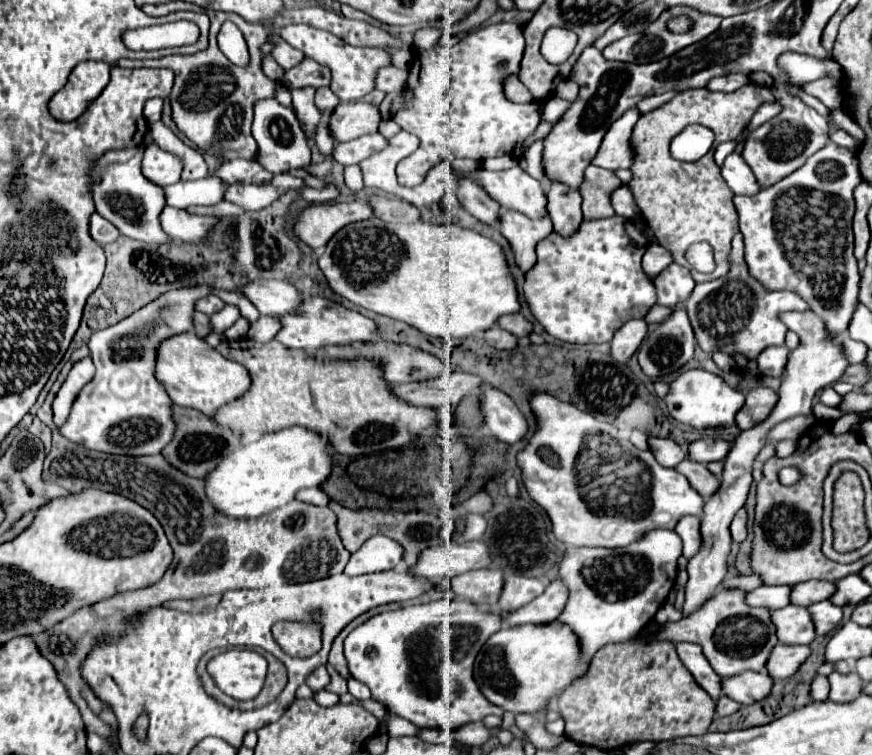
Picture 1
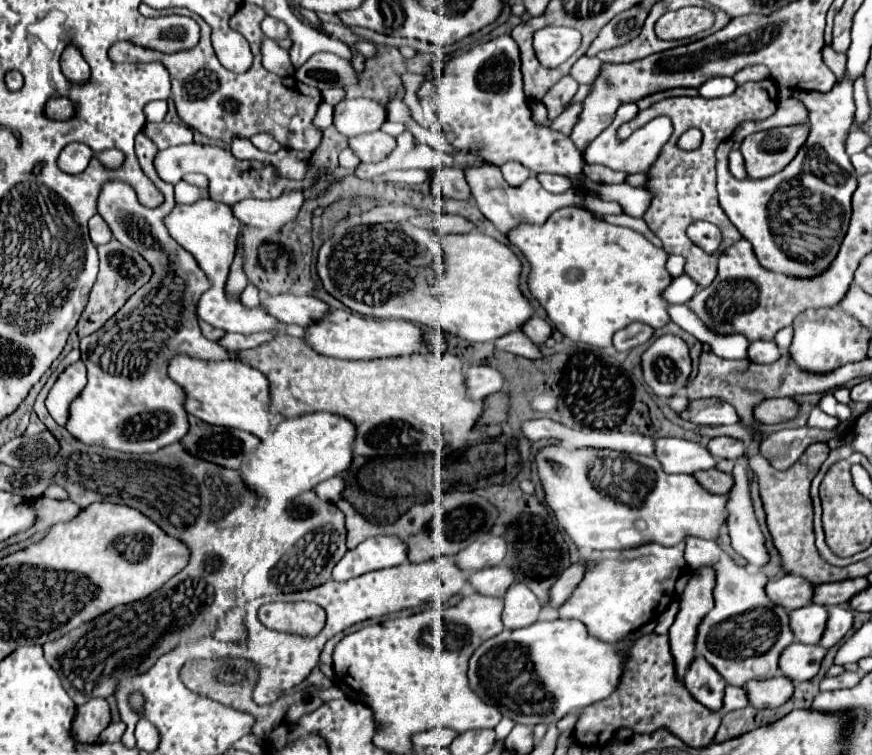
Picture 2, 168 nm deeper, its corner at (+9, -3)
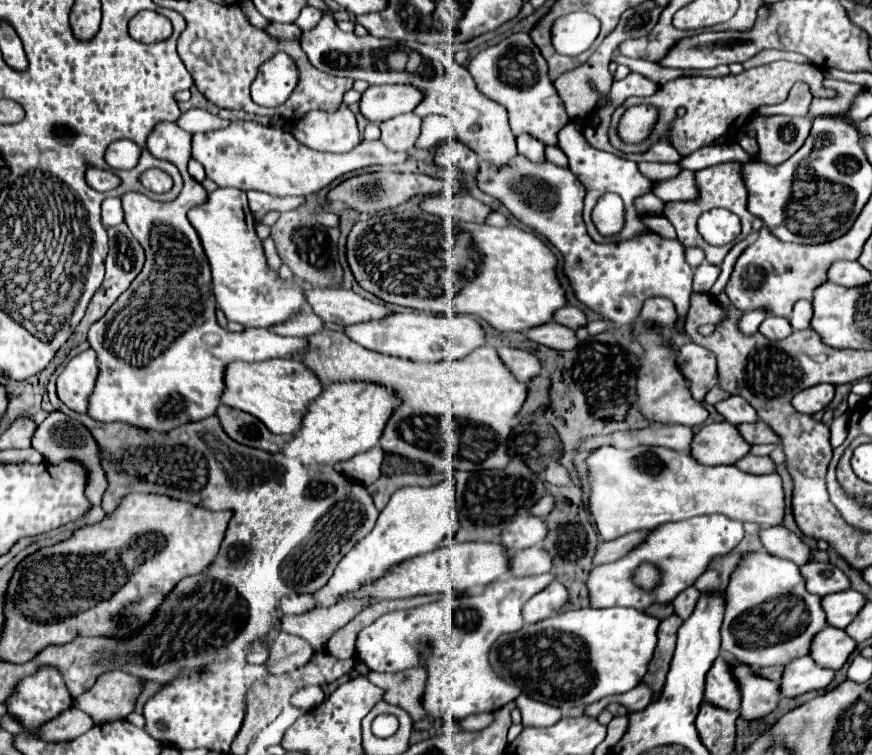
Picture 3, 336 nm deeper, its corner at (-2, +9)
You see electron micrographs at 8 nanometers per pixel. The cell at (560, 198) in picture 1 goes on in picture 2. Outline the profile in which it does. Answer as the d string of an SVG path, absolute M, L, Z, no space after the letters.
M538 174L536 178L542 184L542 188L552 192L552 194L562 194L562 192L566 192L570 188L570 182L566 178L562 178L562 176L556 176L556 174Z

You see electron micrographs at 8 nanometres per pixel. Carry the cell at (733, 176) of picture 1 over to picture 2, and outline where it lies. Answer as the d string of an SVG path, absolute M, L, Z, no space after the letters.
M732 150L732 152L730 152L730 164L728 164L728 168L730 168L730 172L732 172L732 176L734 176L734 178L744 180L744 178L748 176L748 174L746 174L746 170L744 170L742 154L740 154L738 150Z

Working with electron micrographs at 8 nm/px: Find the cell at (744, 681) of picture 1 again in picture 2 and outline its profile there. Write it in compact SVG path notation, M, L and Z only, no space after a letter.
M774 676L768 680L748 680L748 684L744 684L744 690L750 706L778 708L792 696L794 684L784 676Z

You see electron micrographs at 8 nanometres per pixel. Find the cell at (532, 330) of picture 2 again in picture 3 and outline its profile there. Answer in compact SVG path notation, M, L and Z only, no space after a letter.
M563 306L561 310L555 312L555 322L571 328L571 330L579 330L583 326L587 326L587 316L579 306Z

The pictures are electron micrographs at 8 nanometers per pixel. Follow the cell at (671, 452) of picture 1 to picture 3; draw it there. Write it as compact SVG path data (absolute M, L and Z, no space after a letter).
M729 422L701 426L691 444L691 456L709 466L735 464L745 458L749 450L751 444L747 444L739 430Z

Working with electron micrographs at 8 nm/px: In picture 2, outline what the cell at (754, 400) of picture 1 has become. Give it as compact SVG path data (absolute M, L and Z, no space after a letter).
M768 398L754 408L754 420L760 424L780 424L790 420L798 410L798 404L792 398Z

